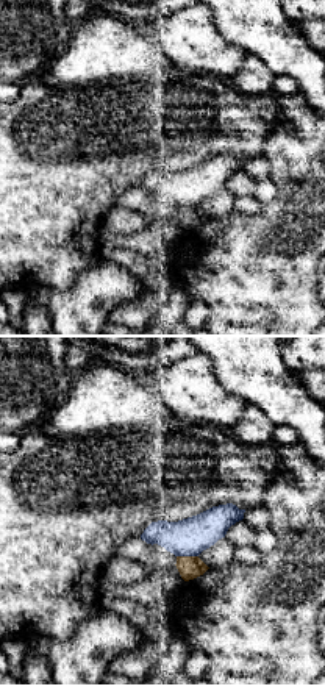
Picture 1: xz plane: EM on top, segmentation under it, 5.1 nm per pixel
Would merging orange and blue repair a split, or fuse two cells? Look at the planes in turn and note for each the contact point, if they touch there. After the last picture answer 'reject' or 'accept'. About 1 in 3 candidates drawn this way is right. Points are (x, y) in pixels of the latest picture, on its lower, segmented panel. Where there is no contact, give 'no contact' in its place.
(188, 557)

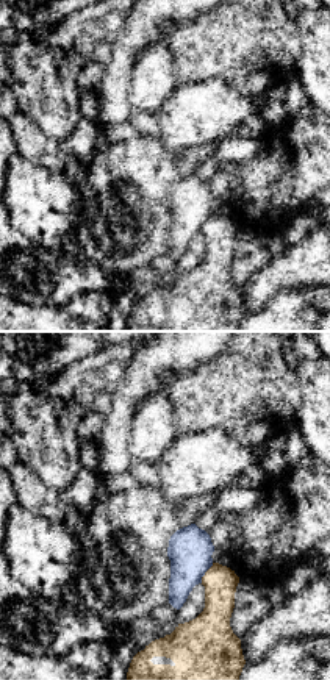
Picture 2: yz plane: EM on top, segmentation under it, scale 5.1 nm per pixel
(205, 572)

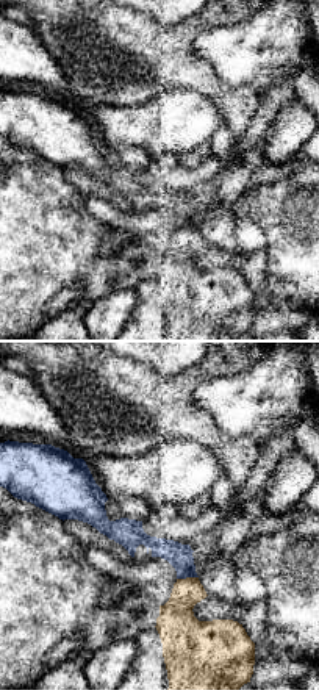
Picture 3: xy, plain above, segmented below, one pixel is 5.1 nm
(186, 578)

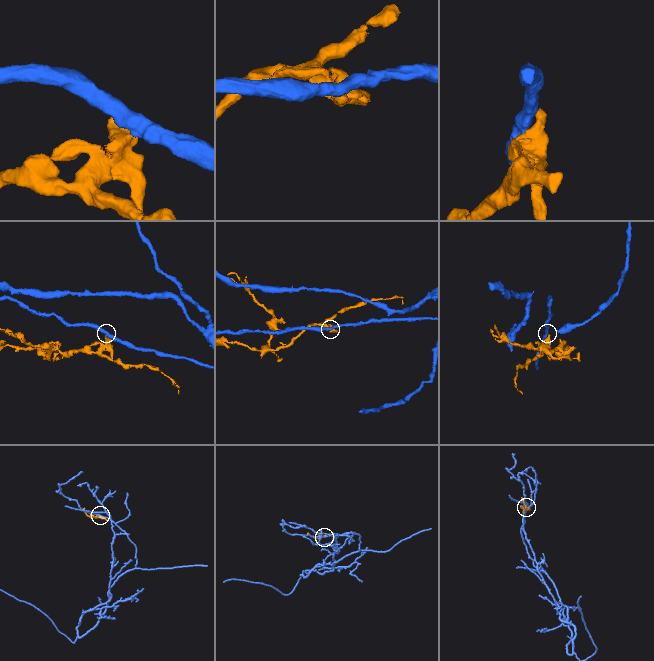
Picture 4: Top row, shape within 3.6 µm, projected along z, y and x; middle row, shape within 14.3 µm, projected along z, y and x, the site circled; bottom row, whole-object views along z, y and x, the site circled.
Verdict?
reject

